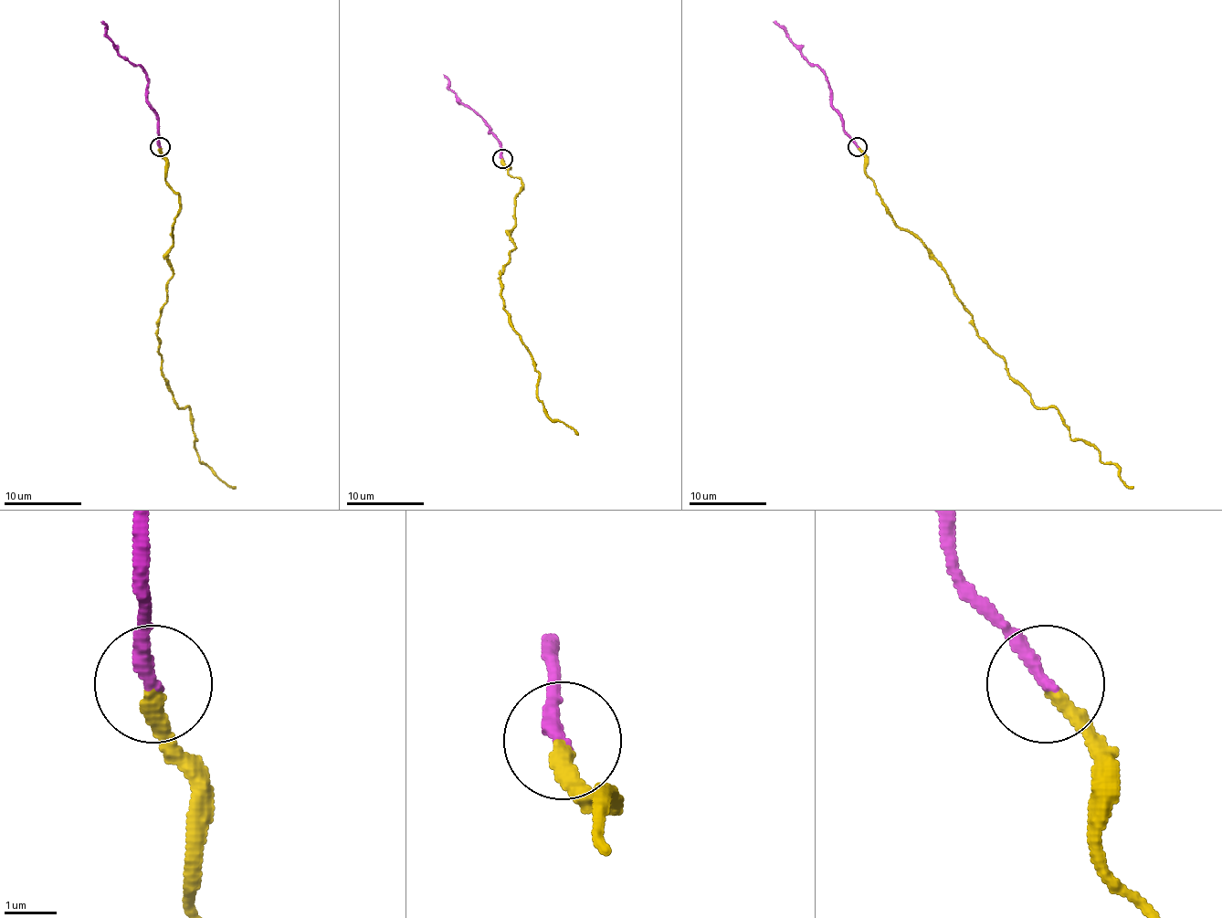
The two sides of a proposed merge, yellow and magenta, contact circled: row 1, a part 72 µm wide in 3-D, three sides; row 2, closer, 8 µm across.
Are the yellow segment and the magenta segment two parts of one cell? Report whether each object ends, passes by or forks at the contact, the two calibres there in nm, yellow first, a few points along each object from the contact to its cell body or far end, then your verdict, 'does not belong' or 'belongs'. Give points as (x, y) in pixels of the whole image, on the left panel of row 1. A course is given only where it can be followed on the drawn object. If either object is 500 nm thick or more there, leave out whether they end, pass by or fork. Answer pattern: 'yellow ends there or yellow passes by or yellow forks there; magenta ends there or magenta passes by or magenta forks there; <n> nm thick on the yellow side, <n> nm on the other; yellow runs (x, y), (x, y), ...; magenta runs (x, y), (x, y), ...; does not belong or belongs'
yellow ends there; magenta ends there; 320 nm thick on the yellow side, 280 nm on the other; yellow runs (161, 147), (180, 199), (156, 332), (161, 375), (178, 406), (189, 408), (201, 462), (236, 488); magenta runs (161, 147), (158, 116), (149, 106), (147, 73), (118, 52), (100, 21); belongs

